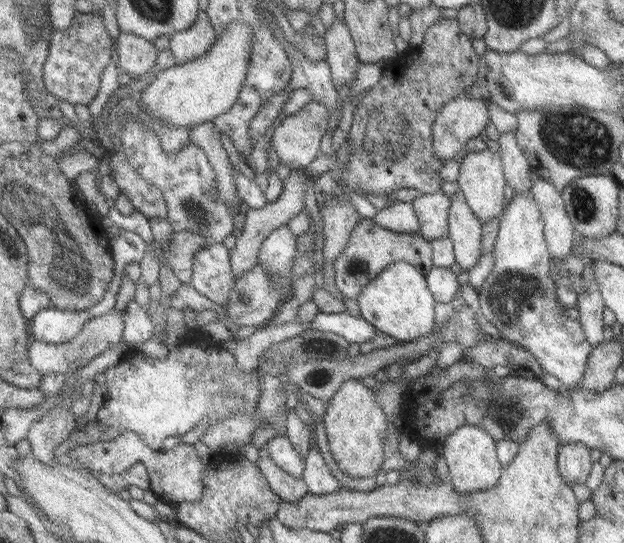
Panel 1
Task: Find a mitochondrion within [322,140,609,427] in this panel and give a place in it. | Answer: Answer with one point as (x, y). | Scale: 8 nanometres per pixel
(510, 299)

